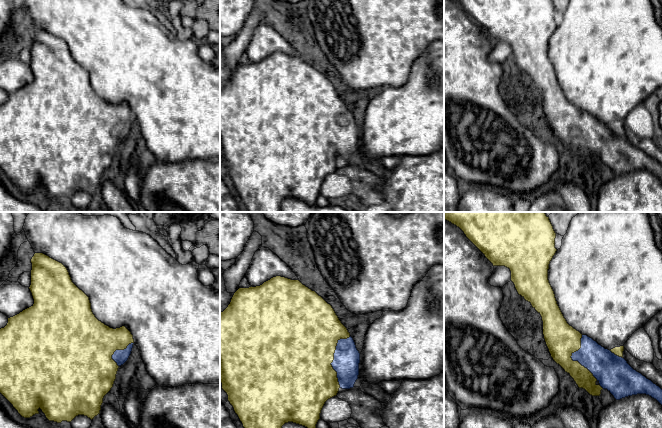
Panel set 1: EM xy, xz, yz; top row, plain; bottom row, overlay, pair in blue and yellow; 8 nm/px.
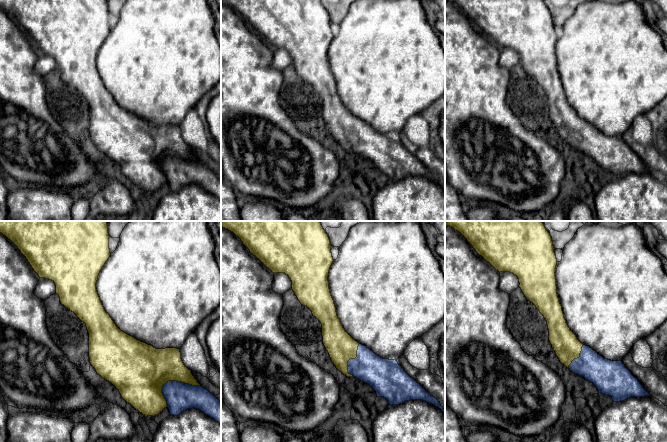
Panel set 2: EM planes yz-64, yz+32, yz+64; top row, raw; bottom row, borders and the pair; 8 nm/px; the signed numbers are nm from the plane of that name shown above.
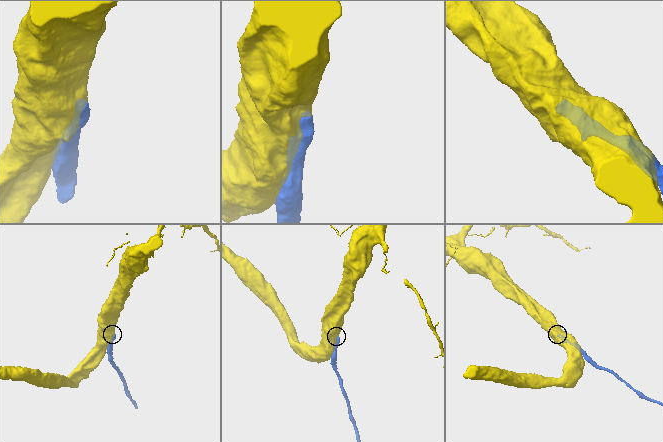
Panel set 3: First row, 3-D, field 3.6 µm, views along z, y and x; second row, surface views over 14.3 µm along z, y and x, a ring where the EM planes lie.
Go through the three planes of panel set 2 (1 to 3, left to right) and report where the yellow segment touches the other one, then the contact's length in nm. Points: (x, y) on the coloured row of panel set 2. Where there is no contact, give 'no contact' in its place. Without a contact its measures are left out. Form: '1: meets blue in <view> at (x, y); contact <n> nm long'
1: meets blue in yz-64 at (177, 381); contact 320 nm long
2: meets blue in yz+32 at (349, 360); contact 280 nm long
3: meets blue in yz+64 at (579, 357); contact 220 nm long

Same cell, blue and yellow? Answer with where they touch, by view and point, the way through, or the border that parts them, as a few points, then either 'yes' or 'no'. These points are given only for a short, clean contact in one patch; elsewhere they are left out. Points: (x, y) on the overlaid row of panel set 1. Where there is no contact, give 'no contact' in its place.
contact xz (334, 358); yes

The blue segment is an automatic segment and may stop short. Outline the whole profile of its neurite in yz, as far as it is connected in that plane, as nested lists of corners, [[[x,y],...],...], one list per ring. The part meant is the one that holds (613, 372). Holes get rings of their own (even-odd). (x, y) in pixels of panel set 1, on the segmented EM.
[[[444,212],[444,219],[459,227],[493,266],[505,266],[510,269],[511,281],[518,294],[530,302],[542,317],[543,335],[551,357],[565,372],[570,374],[579,388],[585,389],[592,396],[600,396],[601,390],[607,389],[616,400],[646,394],[662,405],[662,389],[627,363],[623,358],[624,346],[611,350],[605,349],[567,323],[548,280],[549,264],[557,249],[555,248],[556,233],[545,212]]]

